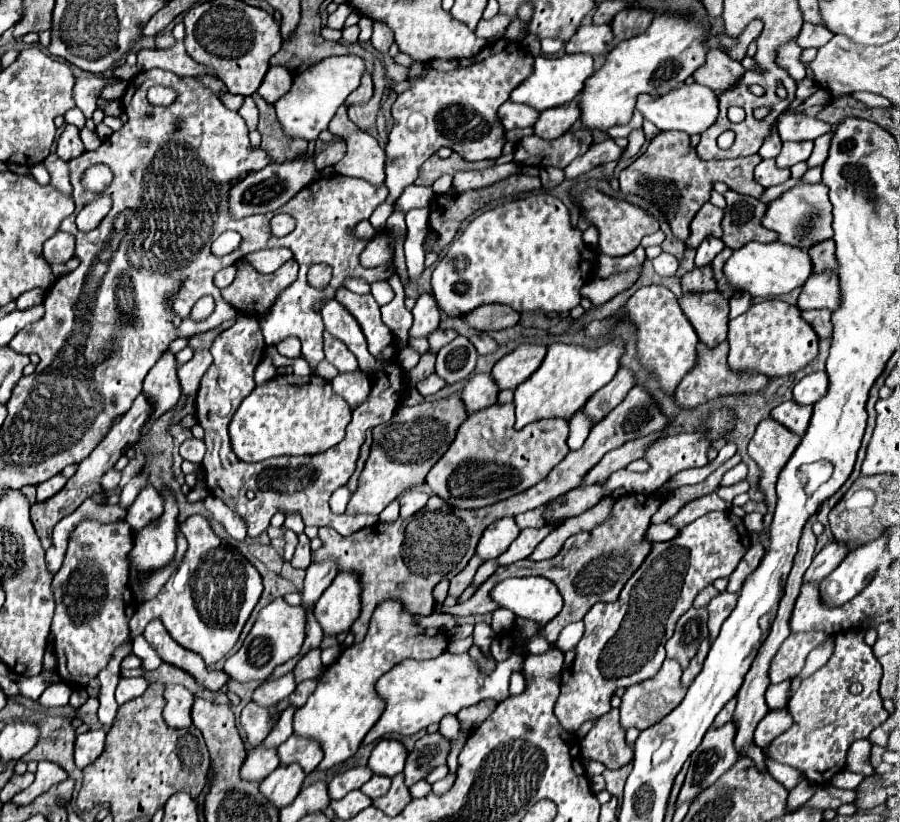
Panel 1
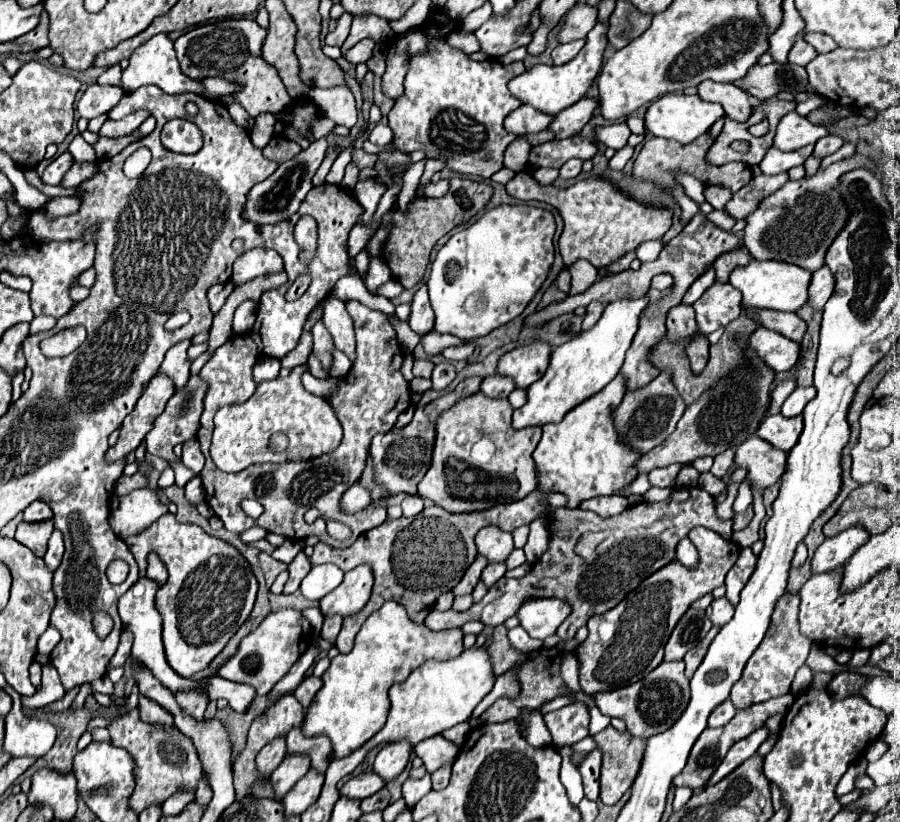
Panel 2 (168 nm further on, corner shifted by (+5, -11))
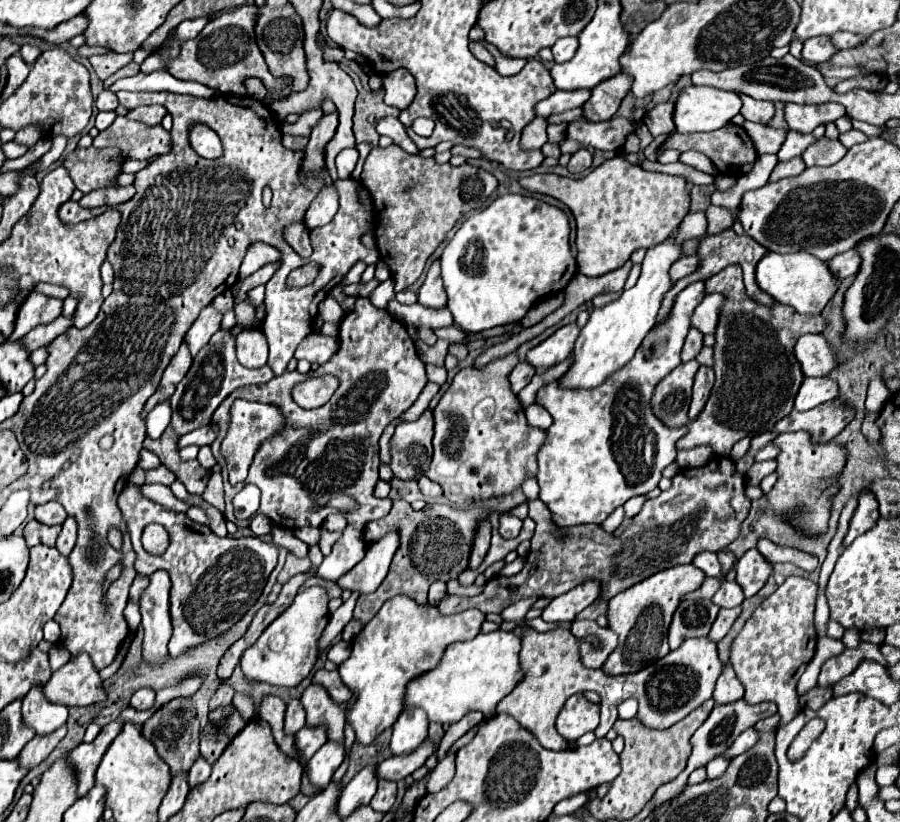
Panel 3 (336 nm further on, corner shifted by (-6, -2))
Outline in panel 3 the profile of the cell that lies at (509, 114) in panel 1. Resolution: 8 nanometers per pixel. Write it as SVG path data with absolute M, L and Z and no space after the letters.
M556 91L548 99L544 99L536 105L536 115L550 117L554 113L582 107L582 103L586 103L588 99L590 99L590 91Z

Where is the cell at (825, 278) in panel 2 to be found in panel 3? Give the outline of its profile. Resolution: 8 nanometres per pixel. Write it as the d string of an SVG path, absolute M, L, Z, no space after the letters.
M850 249L850 251L844 251L844 253L836 255L828 265L838 275L838 279L846 279L848 275L858 273L860 263L862 263L862 259L860 259L858 251L856 249Z

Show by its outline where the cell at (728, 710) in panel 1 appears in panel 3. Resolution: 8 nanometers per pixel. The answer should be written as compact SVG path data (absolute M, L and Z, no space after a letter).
M724 667L718 681L716 681L714 701L724 705L724 703L734 703L734 701L738 701L742 697L744 697L744 687L738 681L736 673L732 671L732 667Z

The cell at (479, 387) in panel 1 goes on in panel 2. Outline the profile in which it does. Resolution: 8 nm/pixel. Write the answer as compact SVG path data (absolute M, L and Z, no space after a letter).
M487 376L481 384L481 392L487 398L507 398L515 390L515 384L511 378L503 376Z

